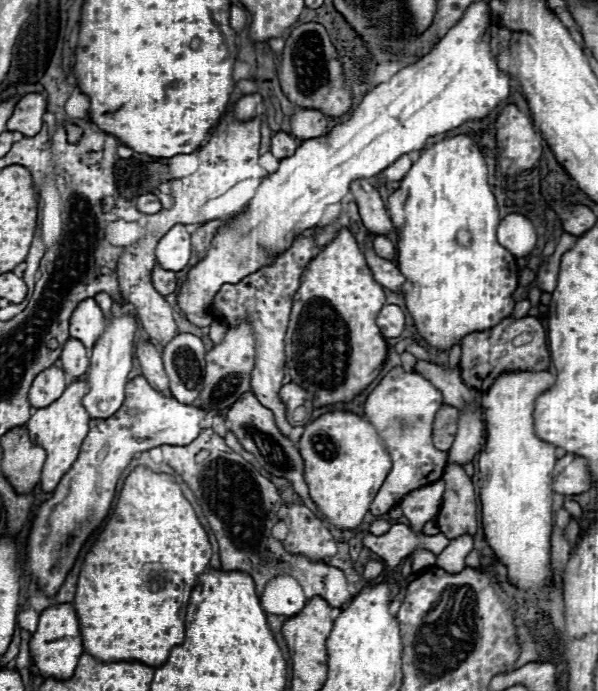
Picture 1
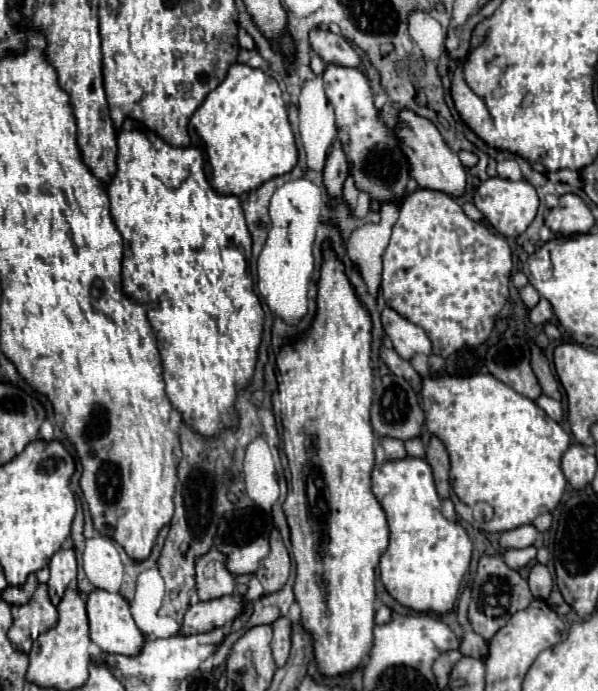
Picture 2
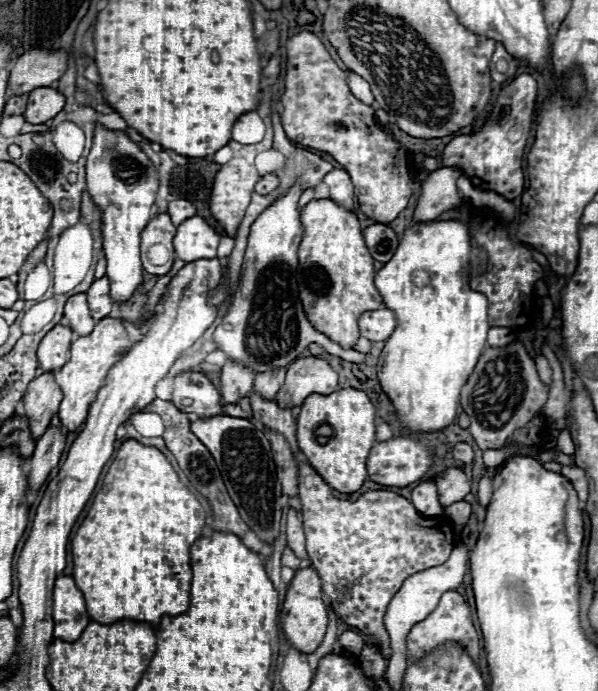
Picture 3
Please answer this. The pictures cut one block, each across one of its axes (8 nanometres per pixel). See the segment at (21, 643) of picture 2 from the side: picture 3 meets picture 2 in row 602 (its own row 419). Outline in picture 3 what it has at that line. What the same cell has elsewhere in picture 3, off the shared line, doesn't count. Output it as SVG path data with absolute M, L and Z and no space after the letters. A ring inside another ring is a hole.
M42 374L34 378L24 394L24 416L30 424L32 438L40 438L52 418L58 414L58 406L62 402L62 392L54 382L54 374Z

